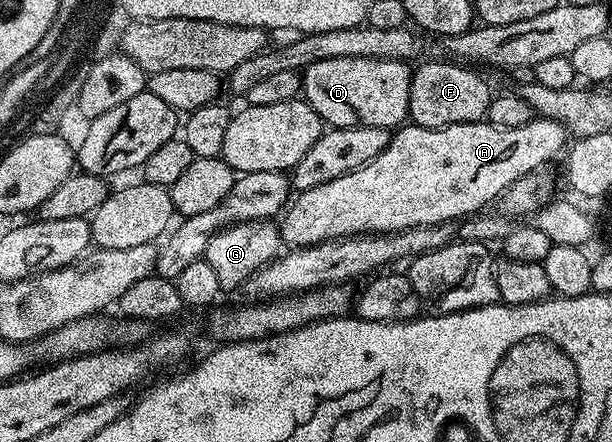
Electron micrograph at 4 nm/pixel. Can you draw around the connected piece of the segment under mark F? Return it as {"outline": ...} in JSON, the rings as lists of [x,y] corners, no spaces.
{"outline":[[[451,59],[442,60],[424,60],[422,62],[424,65],[412,72],[409,83],[408,118],[414,124],[426,129],[440,129],[450,125],[484,120],[493,96],[490,83],[479,74],[482,72],[466,64],[456,63]]]}

